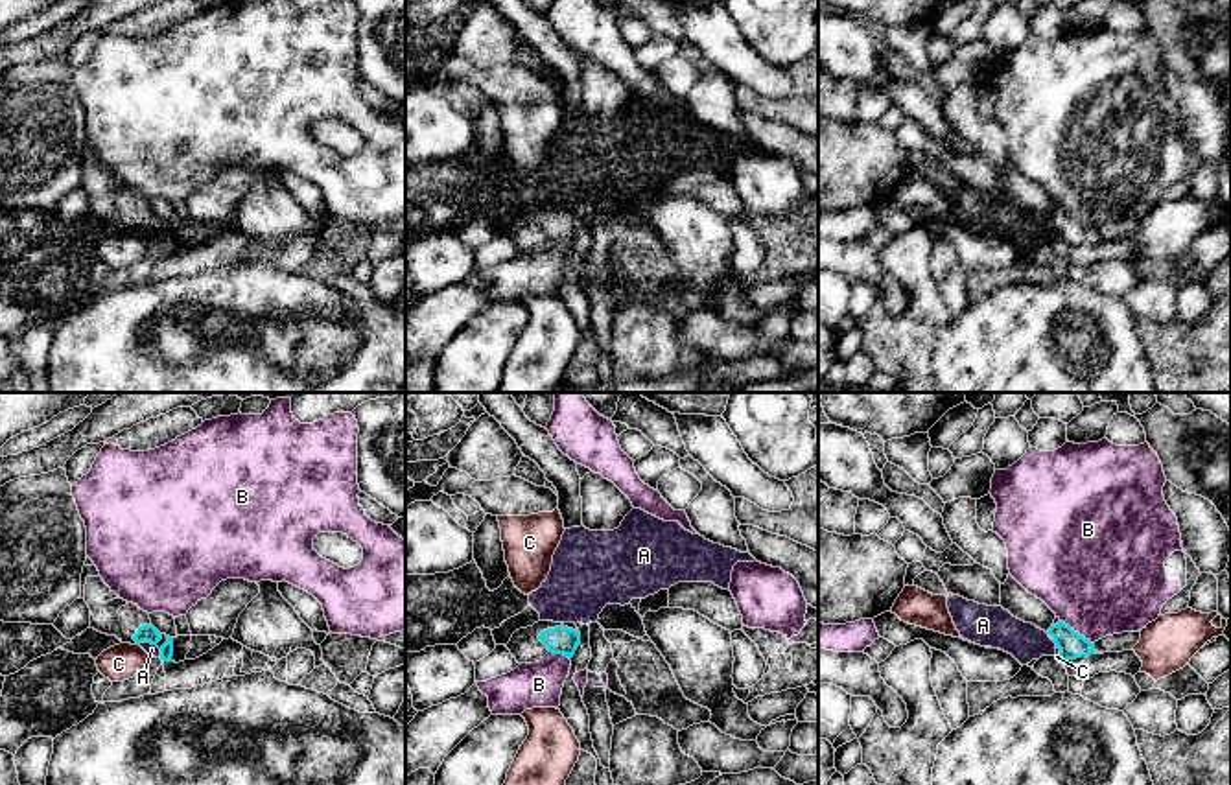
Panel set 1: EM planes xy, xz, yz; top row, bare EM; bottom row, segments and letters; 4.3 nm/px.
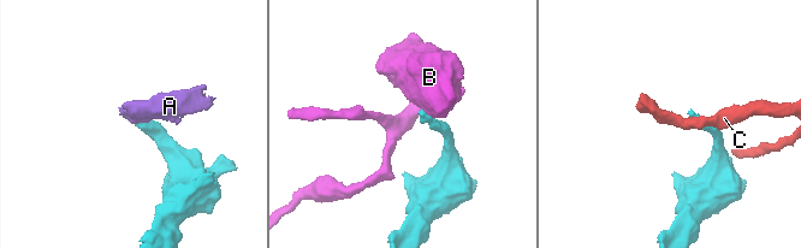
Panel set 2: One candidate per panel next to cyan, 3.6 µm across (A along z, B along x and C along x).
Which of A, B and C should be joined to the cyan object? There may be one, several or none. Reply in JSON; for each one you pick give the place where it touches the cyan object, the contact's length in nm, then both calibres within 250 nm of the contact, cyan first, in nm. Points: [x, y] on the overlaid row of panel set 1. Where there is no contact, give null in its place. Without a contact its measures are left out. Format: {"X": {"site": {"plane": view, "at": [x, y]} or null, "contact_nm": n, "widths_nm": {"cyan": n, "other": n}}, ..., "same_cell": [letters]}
{"same_cell": []}

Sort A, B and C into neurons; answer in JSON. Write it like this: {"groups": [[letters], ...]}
{"groups": [["A"], ["B"], ["C"]]}

